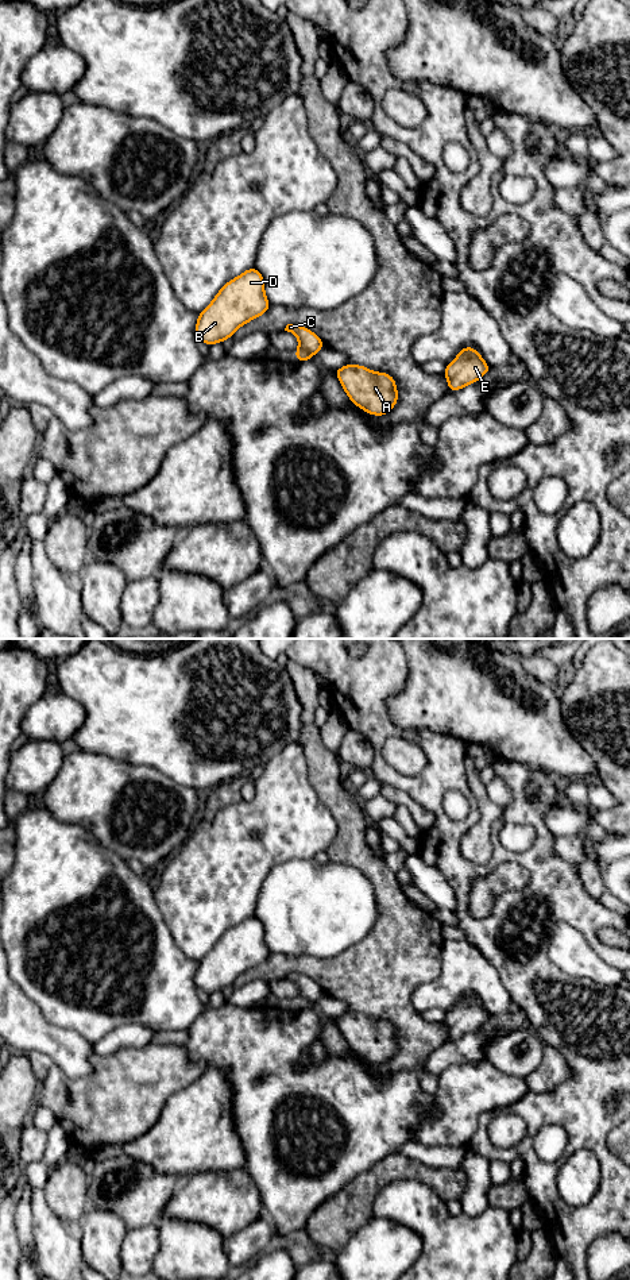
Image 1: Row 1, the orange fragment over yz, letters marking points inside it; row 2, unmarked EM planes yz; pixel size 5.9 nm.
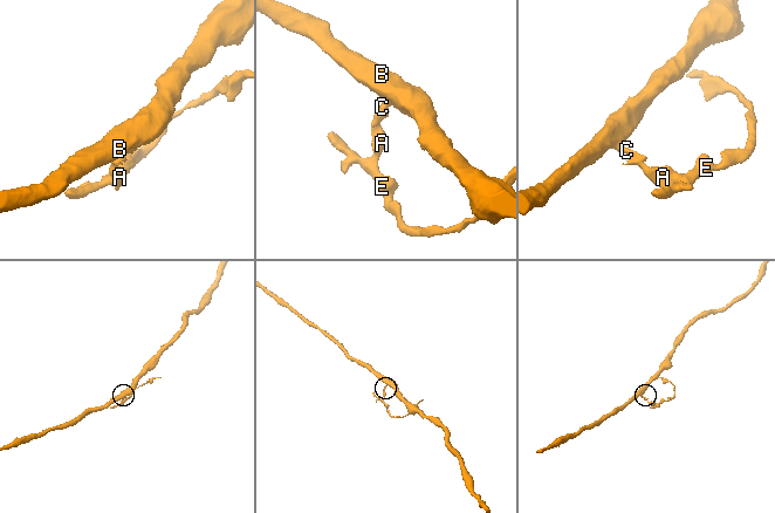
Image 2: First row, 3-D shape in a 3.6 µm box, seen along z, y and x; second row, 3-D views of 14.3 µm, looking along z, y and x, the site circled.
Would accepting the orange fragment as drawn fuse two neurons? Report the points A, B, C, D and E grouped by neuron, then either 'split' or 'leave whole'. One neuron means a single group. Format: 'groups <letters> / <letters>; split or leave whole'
groups A E / B C D; split

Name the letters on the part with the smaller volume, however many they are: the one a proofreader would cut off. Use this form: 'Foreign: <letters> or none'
Foreign: A, E

